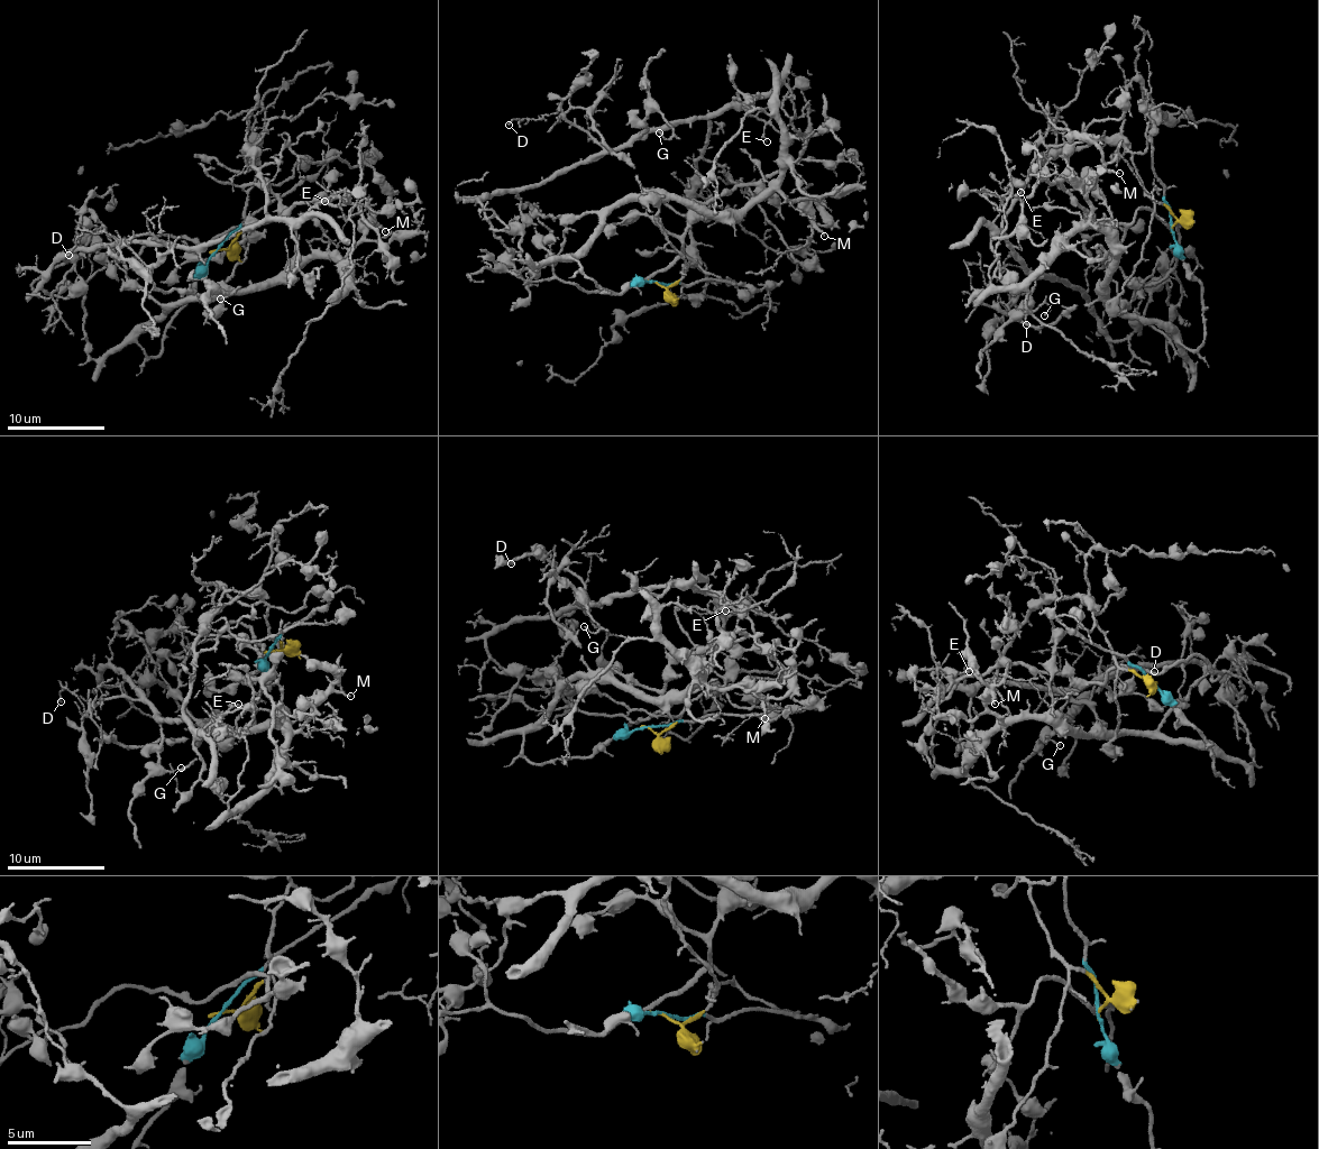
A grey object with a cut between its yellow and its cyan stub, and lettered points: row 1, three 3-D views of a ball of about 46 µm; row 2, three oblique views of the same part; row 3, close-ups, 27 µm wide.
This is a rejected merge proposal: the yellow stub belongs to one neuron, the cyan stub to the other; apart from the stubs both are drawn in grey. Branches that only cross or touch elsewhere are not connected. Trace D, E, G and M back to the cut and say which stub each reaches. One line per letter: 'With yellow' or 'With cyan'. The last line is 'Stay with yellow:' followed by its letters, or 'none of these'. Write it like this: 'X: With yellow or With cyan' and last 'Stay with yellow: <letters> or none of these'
D: With yellow
E: With yellow
G: With yellow
M: With cyan
Stay with yellow: D, E, G

